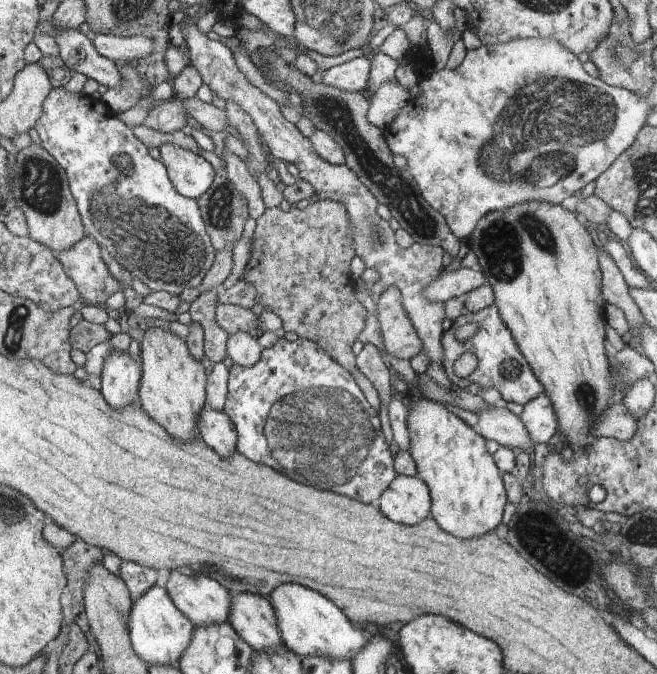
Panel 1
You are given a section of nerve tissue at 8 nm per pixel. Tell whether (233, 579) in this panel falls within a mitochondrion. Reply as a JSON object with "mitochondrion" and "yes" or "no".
{"mitochondrion":"no"}

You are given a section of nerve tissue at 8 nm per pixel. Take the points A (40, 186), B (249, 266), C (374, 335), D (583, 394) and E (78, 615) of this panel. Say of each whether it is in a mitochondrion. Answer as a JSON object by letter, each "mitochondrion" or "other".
{"A":"mitochondrion","B":"other","C":"other","D":"mitochondrion","E":"other"}

